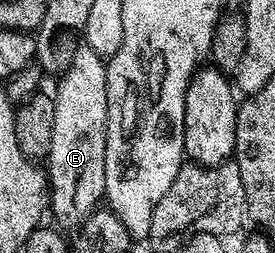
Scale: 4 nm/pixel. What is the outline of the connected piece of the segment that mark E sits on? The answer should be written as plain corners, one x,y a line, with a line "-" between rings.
82,46
74,54
74,62
63,76
54,91
54,135
50,141
50,150
46,157
46,175
50,193
50,212
56,215
55,223
61,229
76,230
85,219
98,208
104,200
106,190
106,126
108,125
108,99
106,98
105,61
94,50

